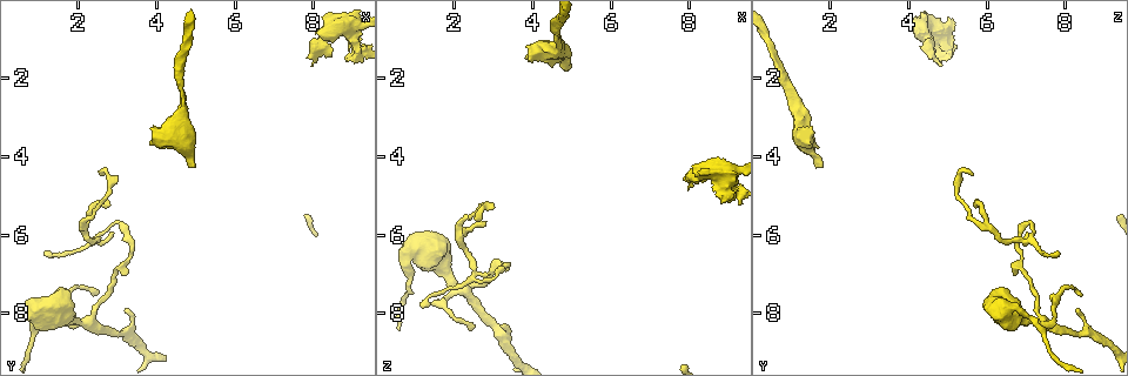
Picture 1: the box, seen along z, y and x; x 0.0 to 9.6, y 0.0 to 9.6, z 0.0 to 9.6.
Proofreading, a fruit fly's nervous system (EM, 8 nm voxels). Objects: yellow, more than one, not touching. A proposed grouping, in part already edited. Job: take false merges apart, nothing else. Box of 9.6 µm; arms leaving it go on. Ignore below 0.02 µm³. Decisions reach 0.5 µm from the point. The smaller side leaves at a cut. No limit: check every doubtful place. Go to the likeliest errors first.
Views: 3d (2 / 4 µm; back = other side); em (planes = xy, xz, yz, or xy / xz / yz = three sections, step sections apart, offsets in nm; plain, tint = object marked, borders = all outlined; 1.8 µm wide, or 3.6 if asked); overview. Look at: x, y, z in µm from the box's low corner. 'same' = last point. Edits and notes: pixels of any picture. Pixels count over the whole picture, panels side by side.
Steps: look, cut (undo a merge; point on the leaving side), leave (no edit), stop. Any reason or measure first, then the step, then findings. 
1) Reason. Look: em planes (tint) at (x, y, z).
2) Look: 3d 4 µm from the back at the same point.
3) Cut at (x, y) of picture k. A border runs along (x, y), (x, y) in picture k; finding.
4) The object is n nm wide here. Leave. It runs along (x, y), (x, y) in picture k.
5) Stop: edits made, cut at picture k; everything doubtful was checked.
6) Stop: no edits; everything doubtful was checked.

Abrupt turn. Look: 3d 2 µm at (2.30, 8.20, 7.45).

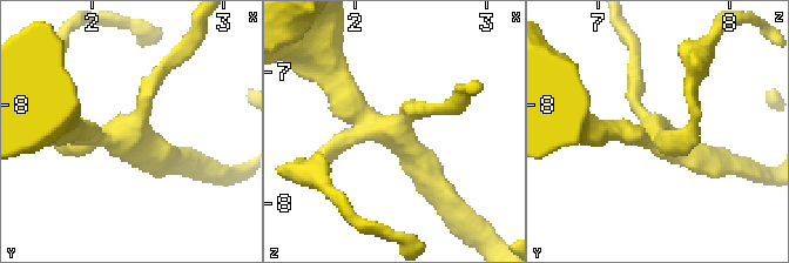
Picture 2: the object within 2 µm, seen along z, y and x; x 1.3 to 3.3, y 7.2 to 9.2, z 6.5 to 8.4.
4 arms meet here; need the tissue. Look: em planes (borders) at (2.22, 8.20, 7.40).

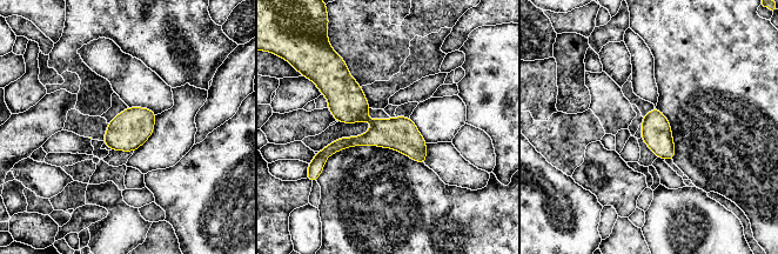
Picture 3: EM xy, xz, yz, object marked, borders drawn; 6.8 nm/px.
Leave. It runs along (423, 145), (363, 139), (322, 153) in picture 3; continuous, no second cell.

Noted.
Sharp bend. Look: em yz step 8 (tint) at (8.95, 0.70, 4.60).

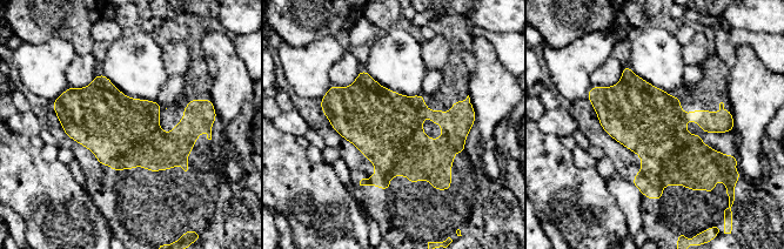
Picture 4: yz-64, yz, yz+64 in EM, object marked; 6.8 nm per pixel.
Cut it another way. Look: em planes (tint) at the same point.

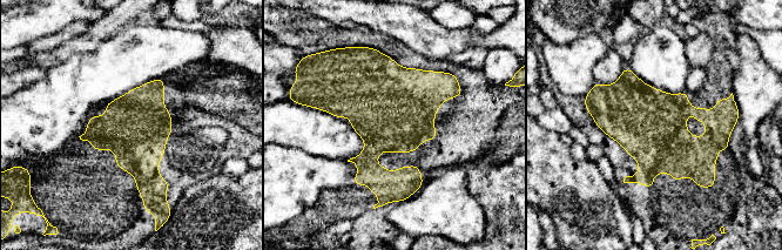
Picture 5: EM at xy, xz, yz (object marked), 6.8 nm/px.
The object is 460 nm wide here. Leave. Continuous, no second cell.

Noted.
Thick turns thin. Look: em 3.6 µm xy step 4 (tint) at (0.85, 7.95, 6.95).

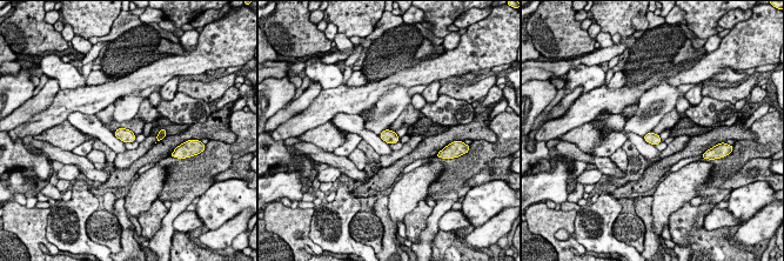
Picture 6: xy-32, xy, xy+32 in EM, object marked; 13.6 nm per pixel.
Leave. One cell here.

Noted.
Stop: no edits; everything doubtful was checked.

